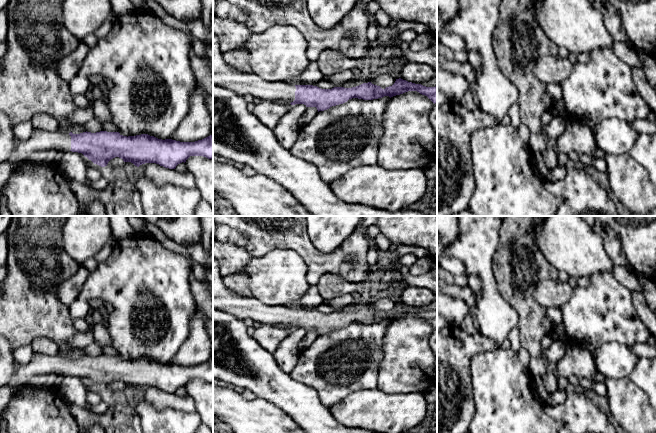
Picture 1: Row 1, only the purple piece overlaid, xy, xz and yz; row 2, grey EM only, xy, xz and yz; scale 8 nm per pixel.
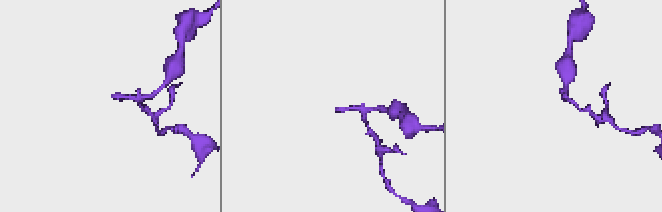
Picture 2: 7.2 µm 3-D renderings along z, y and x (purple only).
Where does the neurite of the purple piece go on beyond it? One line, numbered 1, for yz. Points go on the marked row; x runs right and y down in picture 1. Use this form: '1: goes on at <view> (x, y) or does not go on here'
1: does not go on here

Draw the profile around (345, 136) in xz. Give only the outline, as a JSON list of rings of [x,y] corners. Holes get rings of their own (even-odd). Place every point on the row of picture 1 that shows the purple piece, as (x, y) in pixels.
[[[389,96],[373,100],[352,98],[343,104],[319,111],[300,129],[290,152],[315,165],[321,179],[328,185],[352,168],[364,163],[377,164],[378,146],[383,135],[383,114],[389,100]]]

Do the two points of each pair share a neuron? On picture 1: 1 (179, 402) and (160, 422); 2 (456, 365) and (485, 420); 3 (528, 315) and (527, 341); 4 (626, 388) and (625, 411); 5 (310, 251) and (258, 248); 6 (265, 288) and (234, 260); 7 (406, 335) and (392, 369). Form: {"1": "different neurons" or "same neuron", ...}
{"1": "different neurons", "2": "different neurons", "3": "same neuron", "4": "same neuron", "5": "same neuron", "6": "different neurons", "7": "same neuron"}

